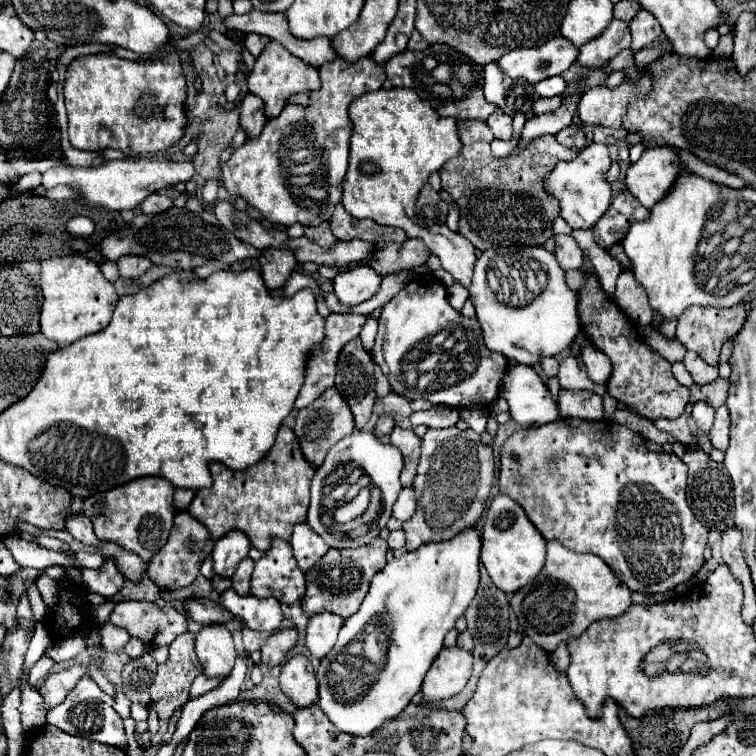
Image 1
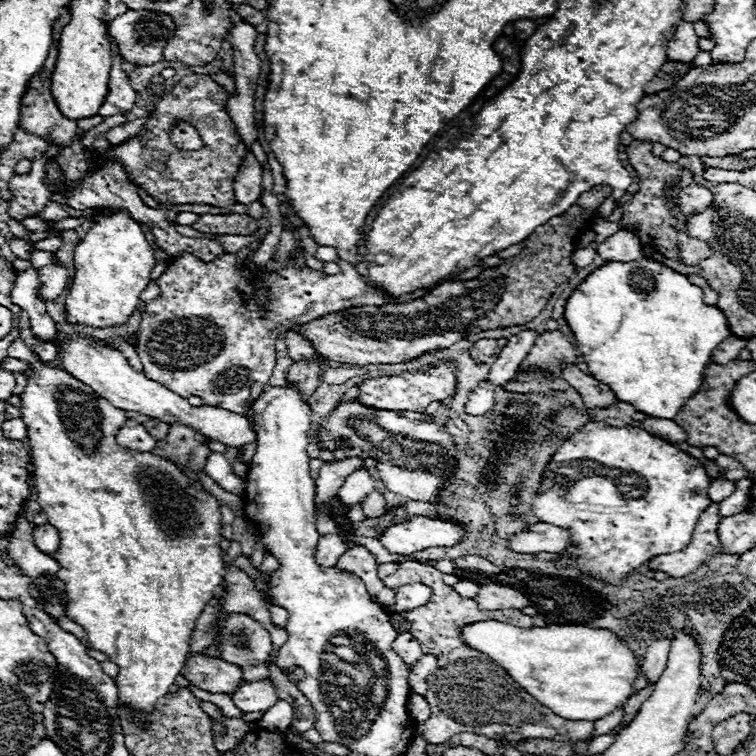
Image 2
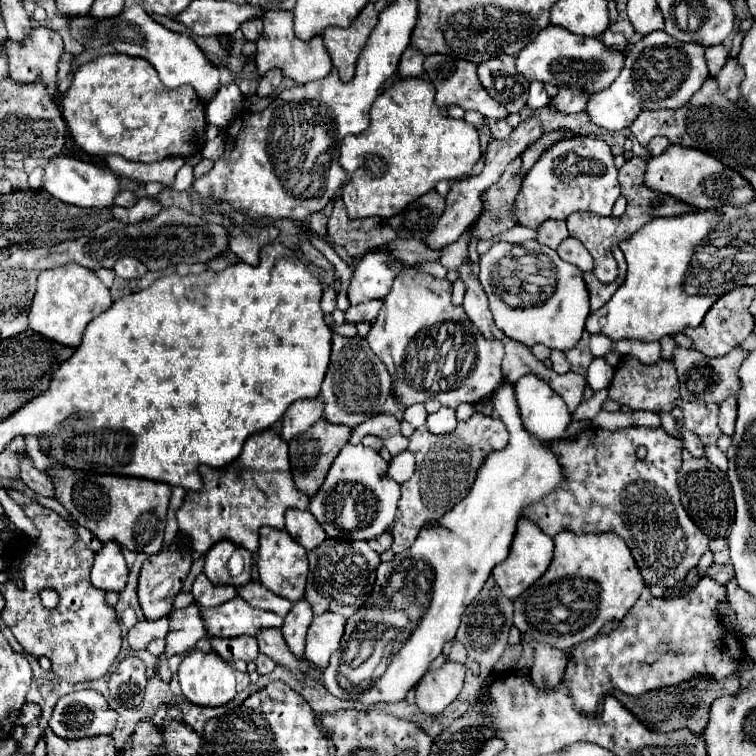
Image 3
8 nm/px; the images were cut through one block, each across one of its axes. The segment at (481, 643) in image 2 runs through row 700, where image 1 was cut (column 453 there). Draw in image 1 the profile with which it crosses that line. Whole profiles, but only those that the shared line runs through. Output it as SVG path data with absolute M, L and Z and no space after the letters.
M476 528L452 538L452 542L424 544L420 550L406 552L400 558L390 560L370 582L368 594L360 610L346 618L340 630L332 654L344 650L344 646L363 633L366 624L382 622L388 636L386 662L378 678L370 686L360 688L330 688L332 678L327 678L332 654L322 660L316 677L318 680L318 706L328 714L330 722L352 736L368 736L380 728L386 720L396 718L420 690L422 680L432 666L438 650L444 644L444 636L454 628L456 620L466 612L478 588L478 564L480 564L480 532Z

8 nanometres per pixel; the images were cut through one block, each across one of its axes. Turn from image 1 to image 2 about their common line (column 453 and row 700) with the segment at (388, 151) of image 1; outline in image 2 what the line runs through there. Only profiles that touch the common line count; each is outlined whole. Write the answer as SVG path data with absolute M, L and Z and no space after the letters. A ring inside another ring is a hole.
M16 340L10 346L10 356L26 360L28 366L34 370L34 374L28 378L28 386L20 394L22 398L22 420L28 426L28 444L32 448L32 464L34 464L34 490L38 496L38 502L42 506L42 512L48 516L48 522L58 530L60 534L60 548L54 554L54 560L58 560L60 570L58 576L66 584L66 614L70 620L80 624L88 636L88 642L94 650L104 652L116 666L118 666L118 692L120 692L120 708L130 708L134 710L134 722L138 724L148 724L148 716L154 710L154 704L158 698L170 692L170 686L174 684L176 676L182 672L186 664L186 656L190 652L190 638L196 628L196 620L204 612L206 604L214 598L214 590L222 584L224 578L224 560L222 554L224 550L220 548L222 536L222 514L220 514L220 504L218 500L208 494L198 480L188 476L182 468L172 464L170 460L162 456L154 456L152 452L132 452L126 450L116 442L116 430L124 422L124 410L114 408L108 400L102 400L90 386L82 384L74 376L70 376L66 370L56 370L50 368L48 364L42 364L22 340ZM270 680L246 682L232 694L234 706L240 708L242 712L260 712L260 710L264 712L276 700L278 700L278 696L276 696L276 690L272 688Z

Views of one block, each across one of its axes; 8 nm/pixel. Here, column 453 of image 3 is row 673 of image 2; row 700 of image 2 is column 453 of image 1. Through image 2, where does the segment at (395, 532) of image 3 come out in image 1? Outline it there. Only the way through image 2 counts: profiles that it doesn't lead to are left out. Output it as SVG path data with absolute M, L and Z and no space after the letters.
M428 430L422 438L422 454L418 474L414 478L414 492L418 508L410 520L404 522L406 550L418 550L428 542L446 542L456 534L472 528L482 516L486 498L494 482L492 448L480 442L474 430Z

